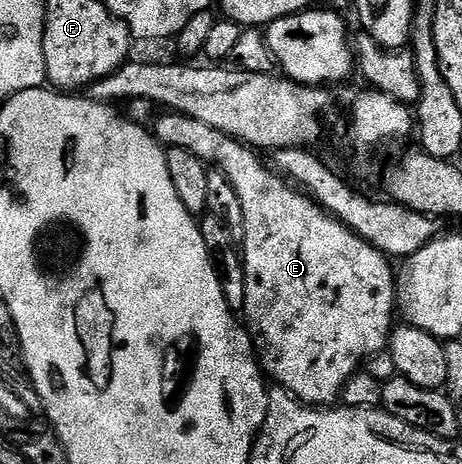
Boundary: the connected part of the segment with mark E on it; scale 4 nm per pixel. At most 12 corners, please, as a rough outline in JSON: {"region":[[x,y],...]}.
{"region":[[151,131],[216,166],[245,223],[243,323],[310,406],[386,351],[390,257],[240,140]]}

